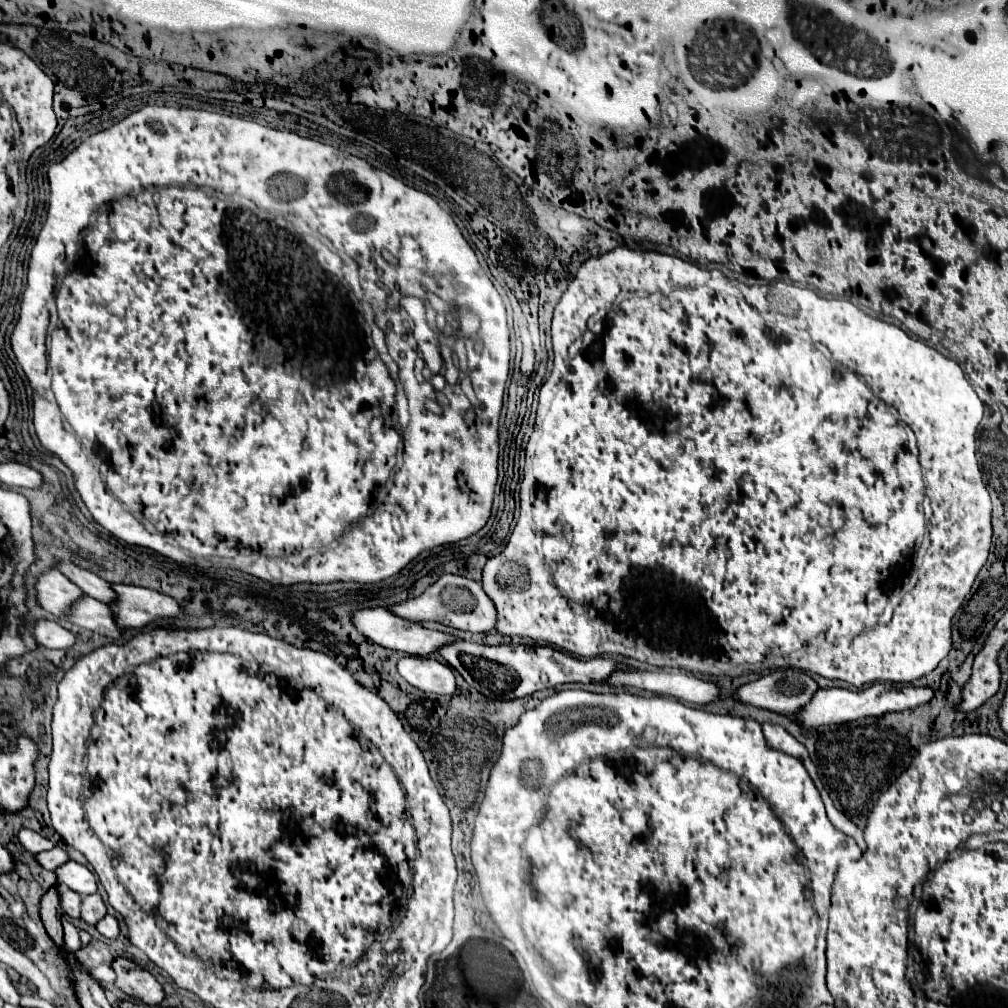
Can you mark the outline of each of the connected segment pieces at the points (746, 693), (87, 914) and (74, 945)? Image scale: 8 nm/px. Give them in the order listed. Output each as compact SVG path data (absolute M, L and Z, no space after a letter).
M782 668L740 686L736 698L742 704L772 710L776 714L792 714L806 704L816 690L816 682L804 670Z
M98 892L90 894L82 900L82 918L88 924L98 924L98 920L102 920L102 916L106 916L106 912L108 912L106 902Z
M64 920L64 944L70 952L76 952L82 944L80 944L80 938L78 938L78 930L74 924L70 924L68 920Z

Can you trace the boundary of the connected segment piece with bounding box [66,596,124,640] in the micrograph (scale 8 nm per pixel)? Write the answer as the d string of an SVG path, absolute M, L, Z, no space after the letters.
M84 596L76 604L76 608L70 612L70 616L66 616L66 620L80 628L92 630L96 634L102 634L102 636L108 636L114 640L120 640L122 632L124 632L122 626L116 624L114 612L110 610L110 606L104 602L98 602L90 596Z

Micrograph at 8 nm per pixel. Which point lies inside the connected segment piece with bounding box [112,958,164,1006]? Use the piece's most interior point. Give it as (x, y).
(134, 980)

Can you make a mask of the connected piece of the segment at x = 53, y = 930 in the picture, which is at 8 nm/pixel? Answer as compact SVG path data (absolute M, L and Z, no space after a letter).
M50 888L42 896L42 910L40 910L42 922L50 934L50 938L62 946L62 910L60 910L60 900L58 900L58 888Z

